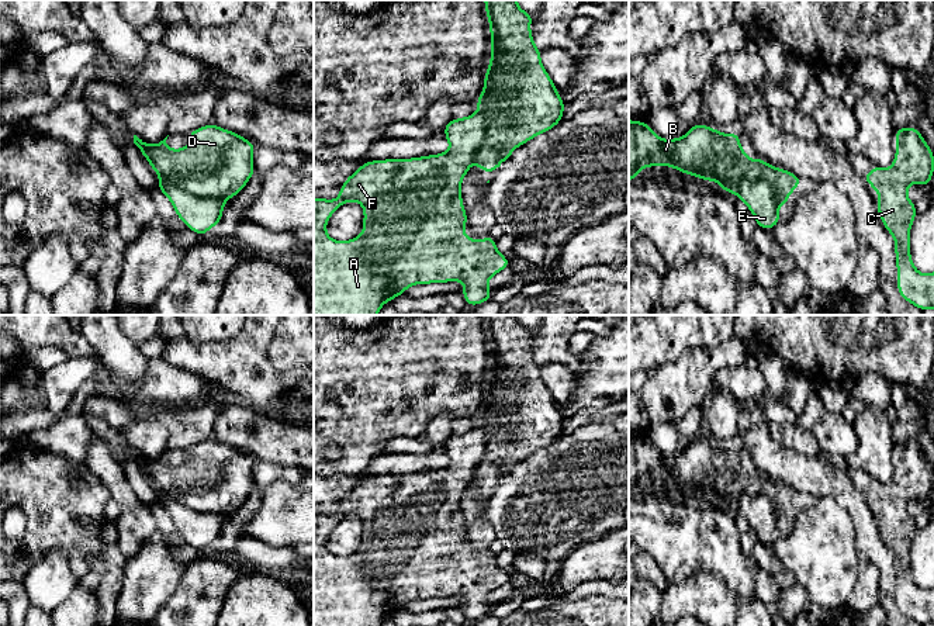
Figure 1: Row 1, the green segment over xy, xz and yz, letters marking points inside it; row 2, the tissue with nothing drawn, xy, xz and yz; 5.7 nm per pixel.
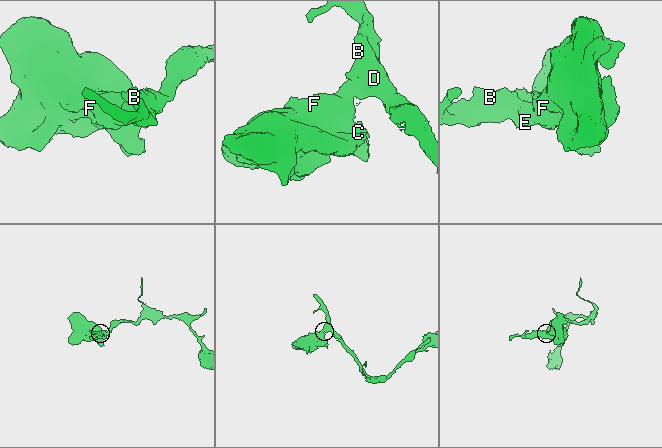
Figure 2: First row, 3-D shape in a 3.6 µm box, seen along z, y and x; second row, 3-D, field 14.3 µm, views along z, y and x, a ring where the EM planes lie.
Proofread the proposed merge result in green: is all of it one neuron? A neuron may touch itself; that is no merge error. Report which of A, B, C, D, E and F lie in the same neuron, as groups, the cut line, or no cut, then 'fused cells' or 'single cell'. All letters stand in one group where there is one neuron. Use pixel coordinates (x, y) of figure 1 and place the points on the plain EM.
groups A C E F / B D; cut xy (159, 491), (172, 494), (193, 509), (225, 515); fused cells

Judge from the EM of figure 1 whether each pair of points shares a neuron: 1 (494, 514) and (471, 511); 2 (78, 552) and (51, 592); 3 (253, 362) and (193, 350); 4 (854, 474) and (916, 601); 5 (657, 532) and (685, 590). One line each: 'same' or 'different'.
1: different
2: different
3: same
4: same
5: different

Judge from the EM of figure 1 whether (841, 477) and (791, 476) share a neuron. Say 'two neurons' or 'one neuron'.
one neuron

